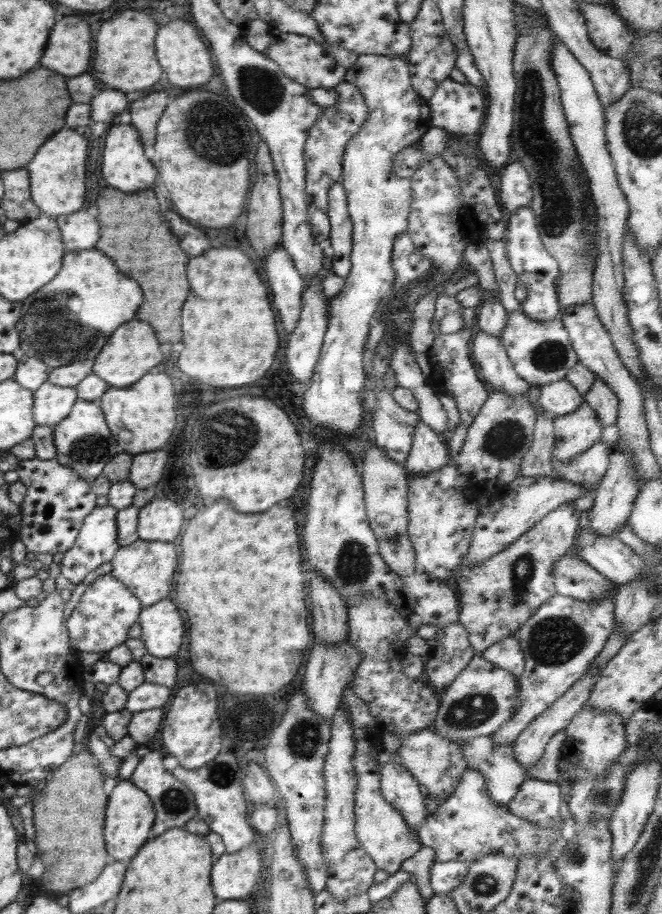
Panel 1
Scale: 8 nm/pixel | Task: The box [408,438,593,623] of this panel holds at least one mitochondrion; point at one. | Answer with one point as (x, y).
(522, 571)

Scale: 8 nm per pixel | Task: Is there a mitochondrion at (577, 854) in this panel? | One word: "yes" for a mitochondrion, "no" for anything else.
yes

